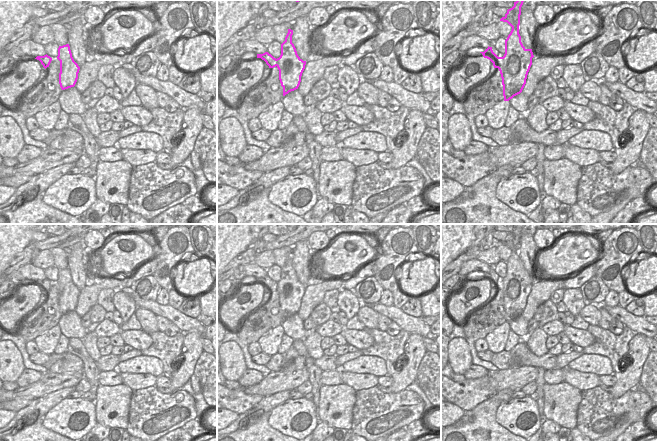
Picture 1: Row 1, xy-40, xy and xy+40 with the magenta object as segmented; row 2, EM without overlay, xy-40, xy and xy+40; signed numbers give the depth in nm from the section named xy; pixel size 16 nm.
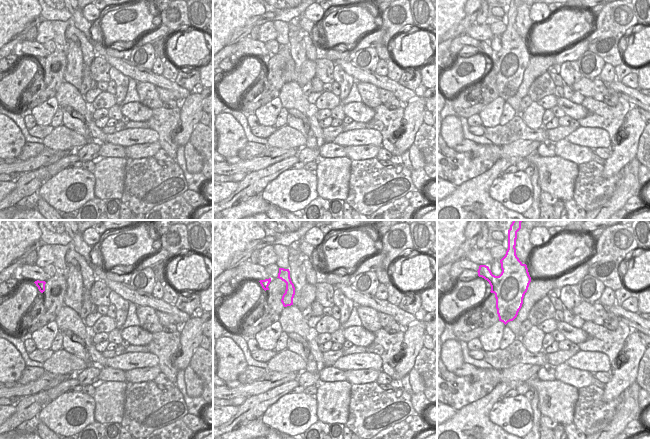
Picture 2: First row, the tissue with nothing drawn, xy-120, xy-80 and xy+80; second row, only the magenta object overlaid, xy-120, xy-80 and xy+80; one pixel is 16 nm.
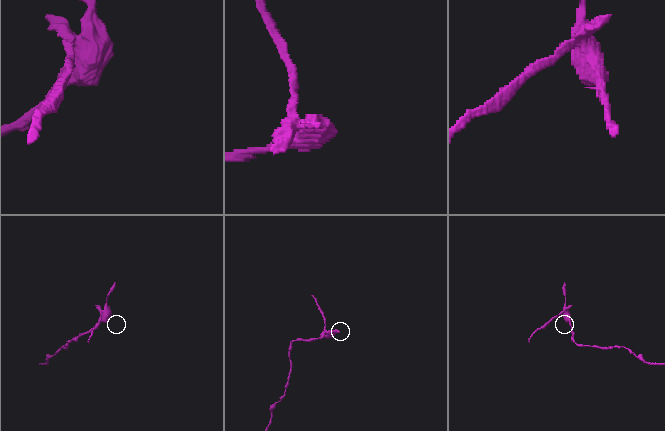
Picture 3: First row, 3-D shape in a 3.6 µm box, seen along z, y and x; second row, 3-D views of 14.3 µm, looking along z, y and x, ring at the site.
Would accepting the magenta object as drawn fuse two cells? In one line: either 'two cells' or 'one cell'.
two cells

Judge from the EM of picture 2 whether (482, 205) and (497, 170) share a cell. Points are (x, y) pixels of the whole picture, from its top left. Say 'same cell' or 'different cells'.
same cell

